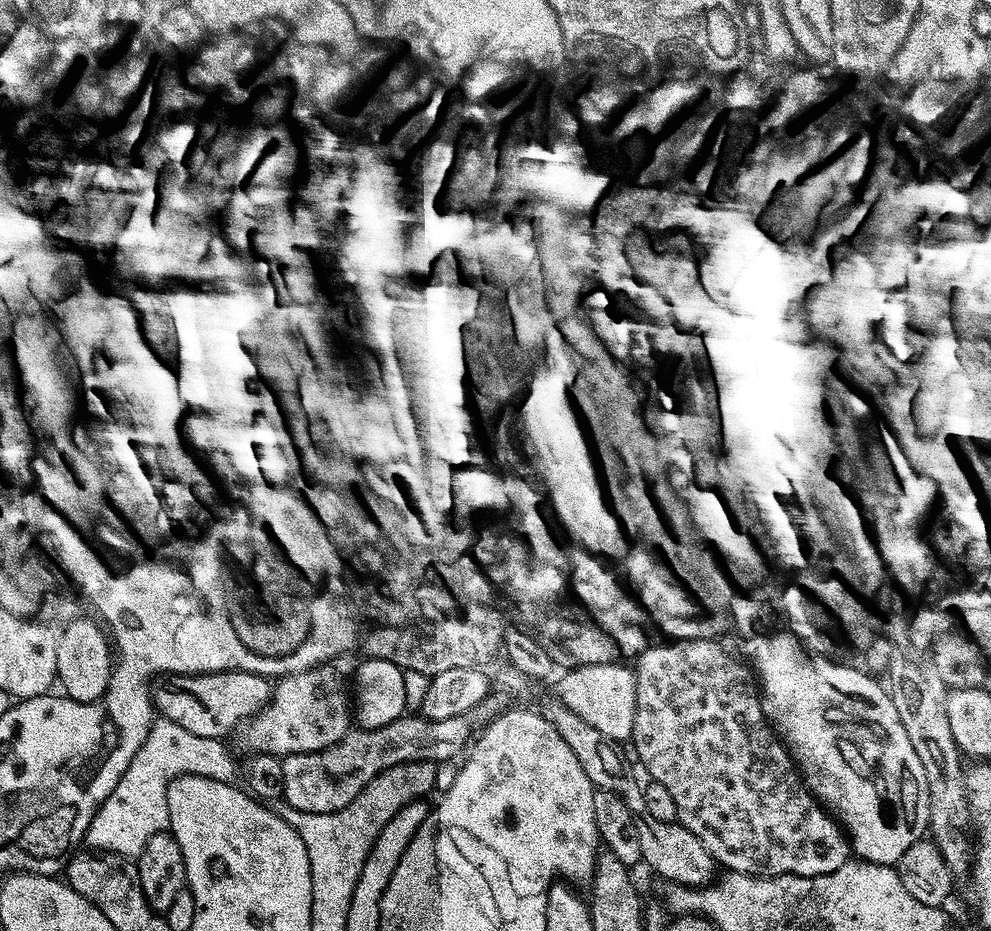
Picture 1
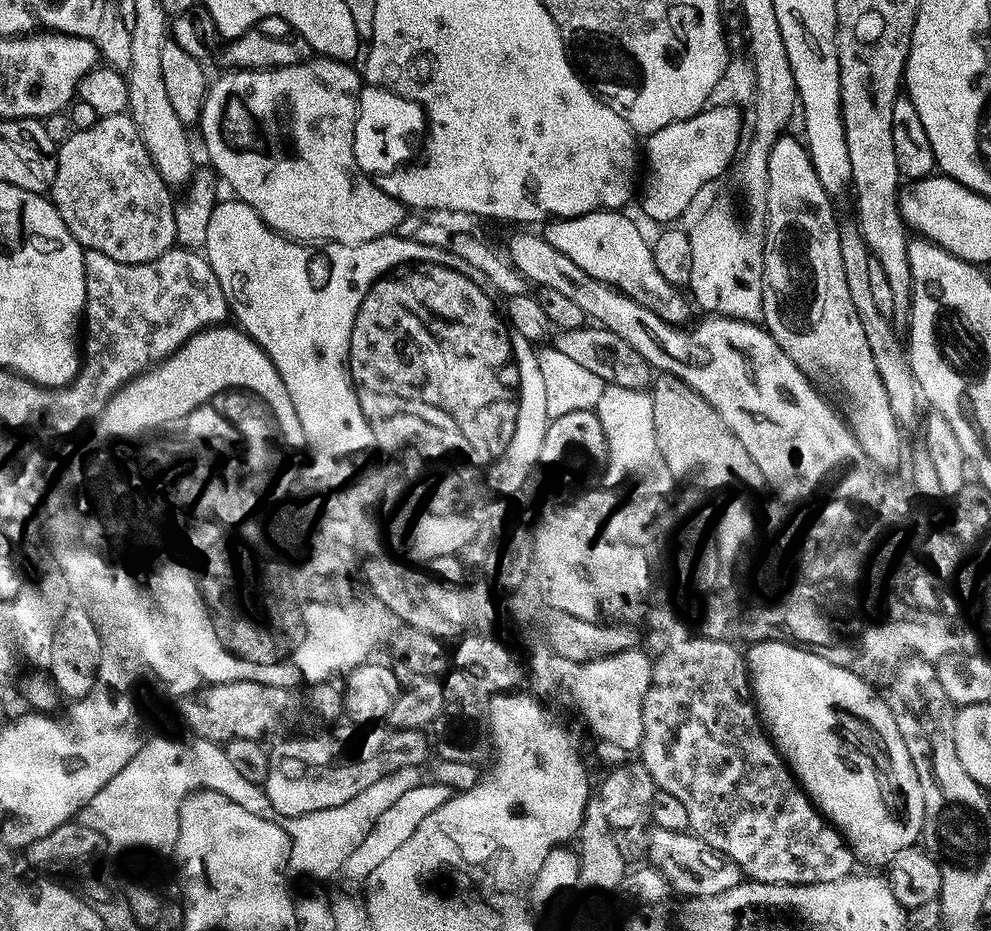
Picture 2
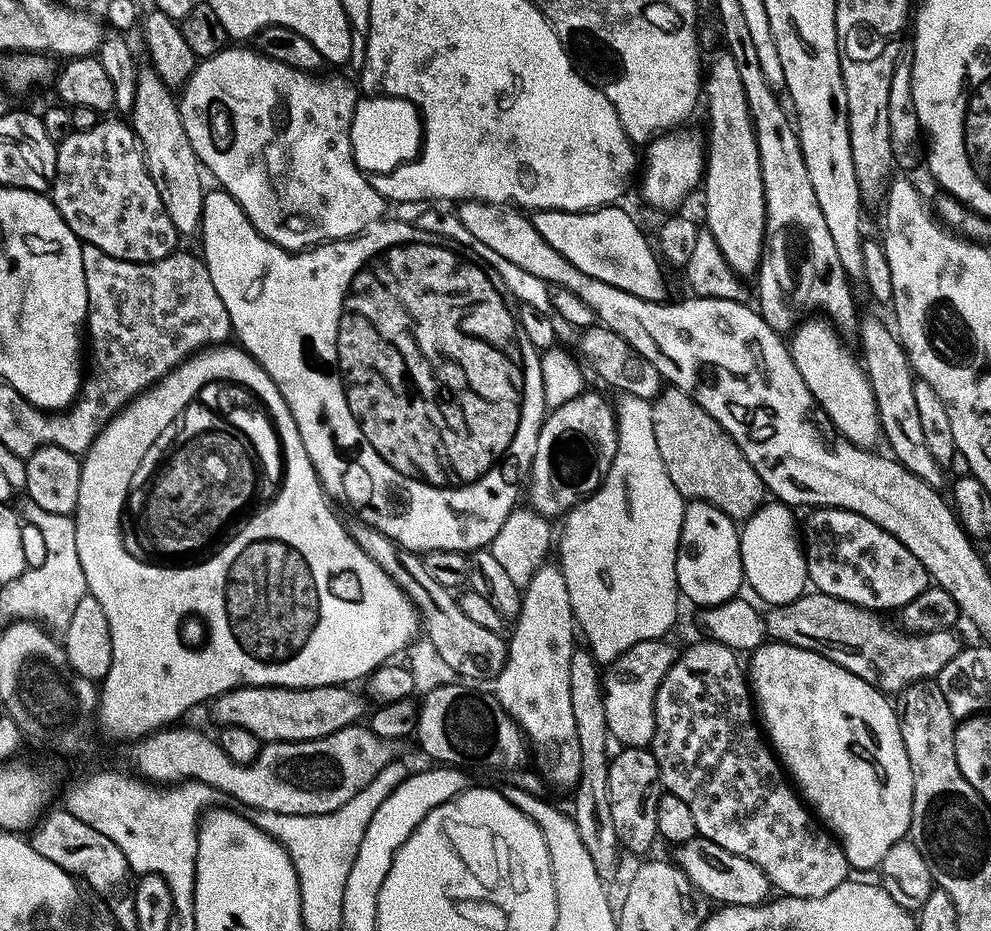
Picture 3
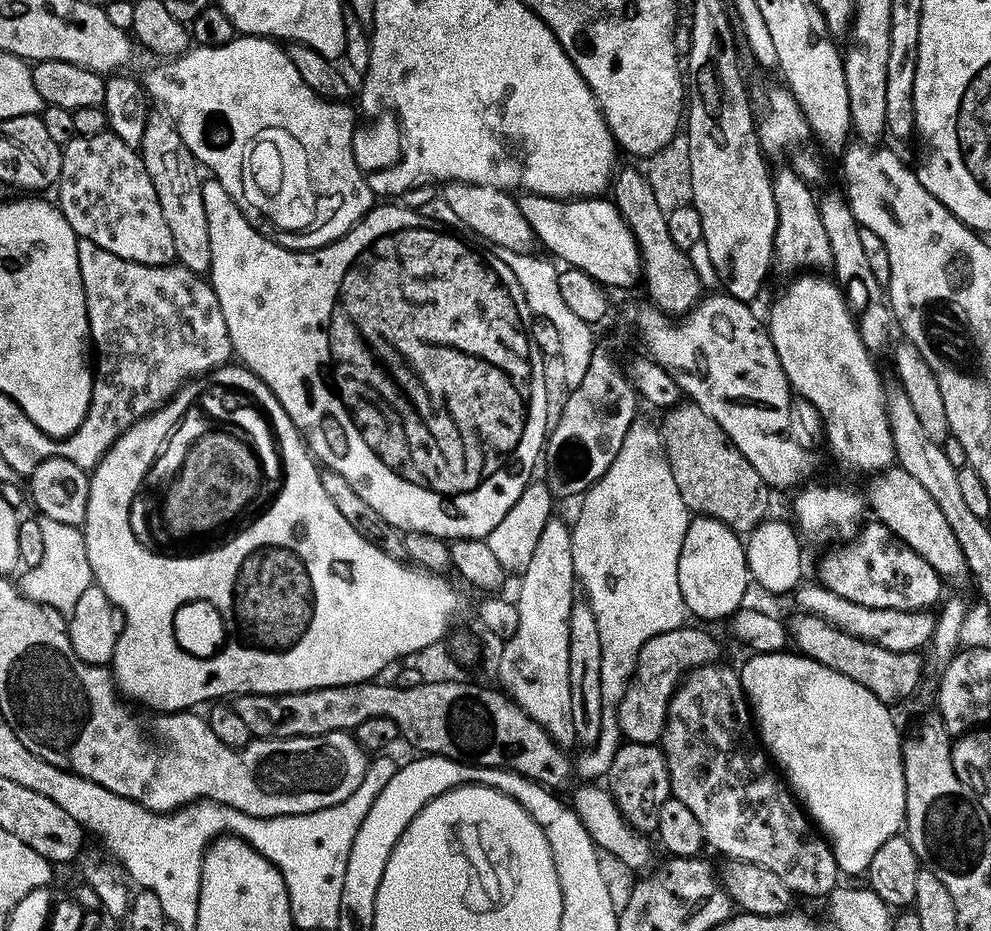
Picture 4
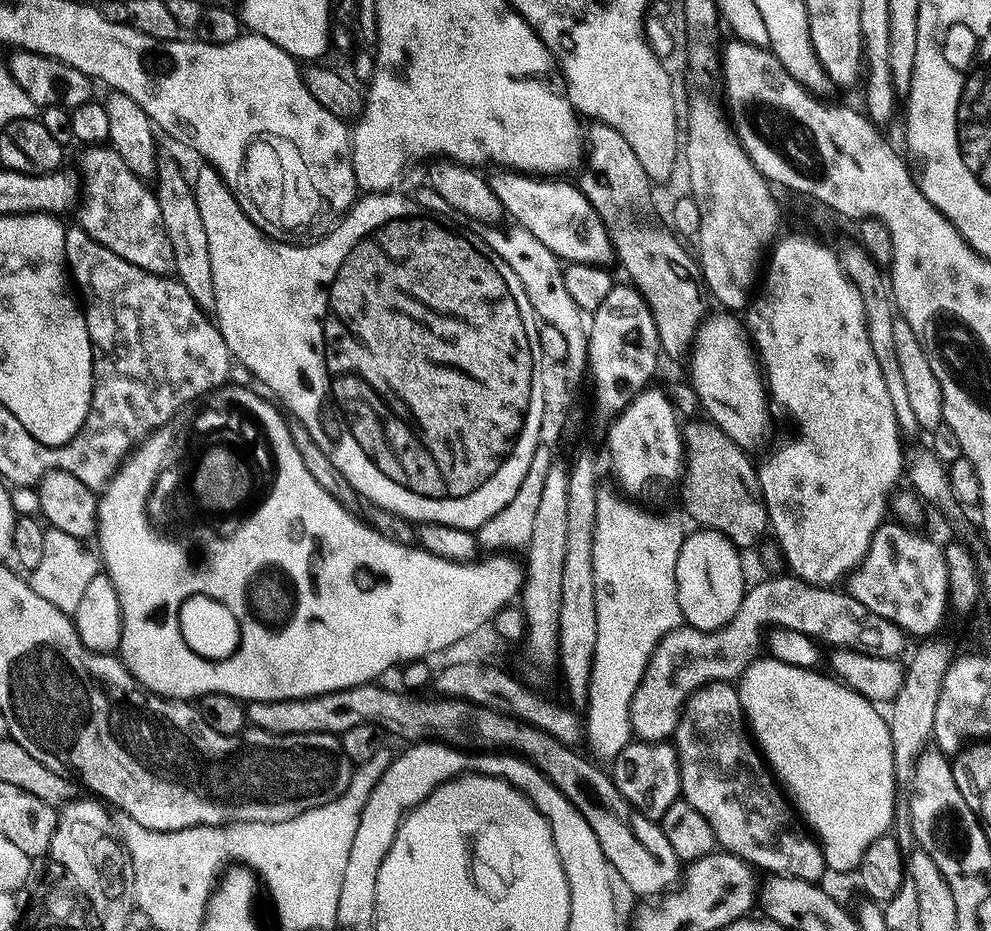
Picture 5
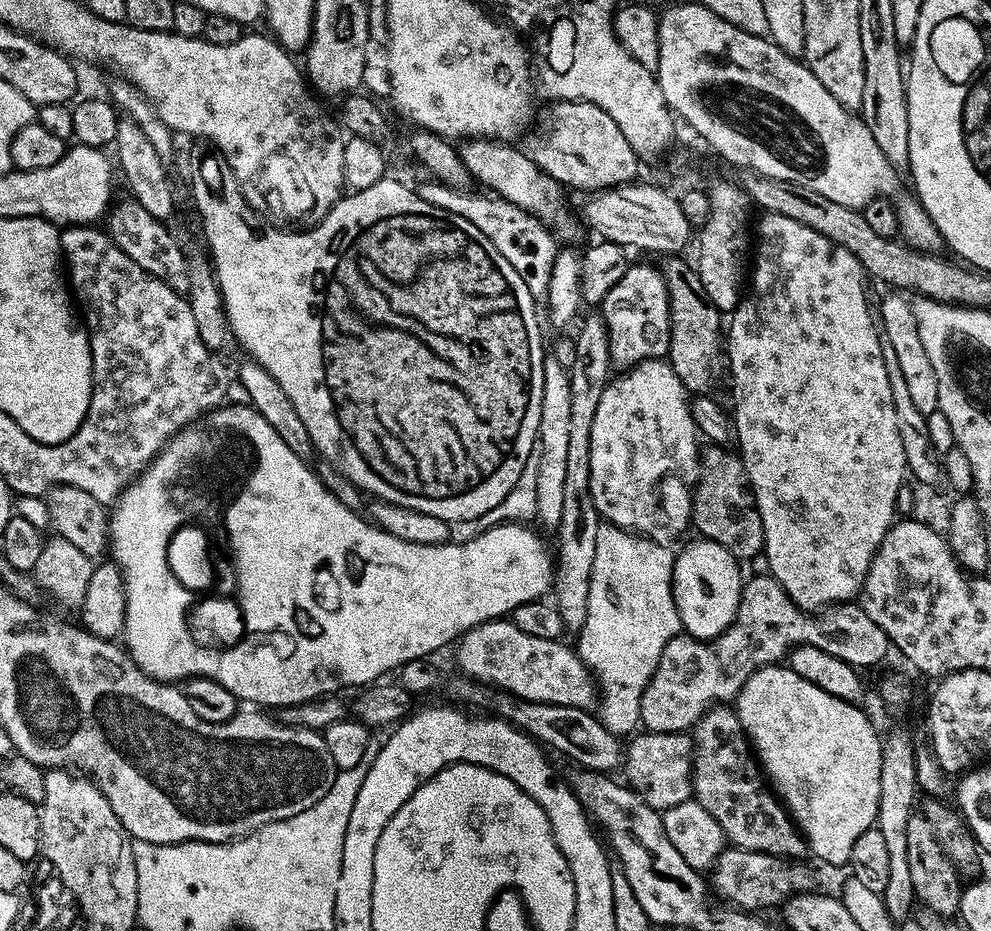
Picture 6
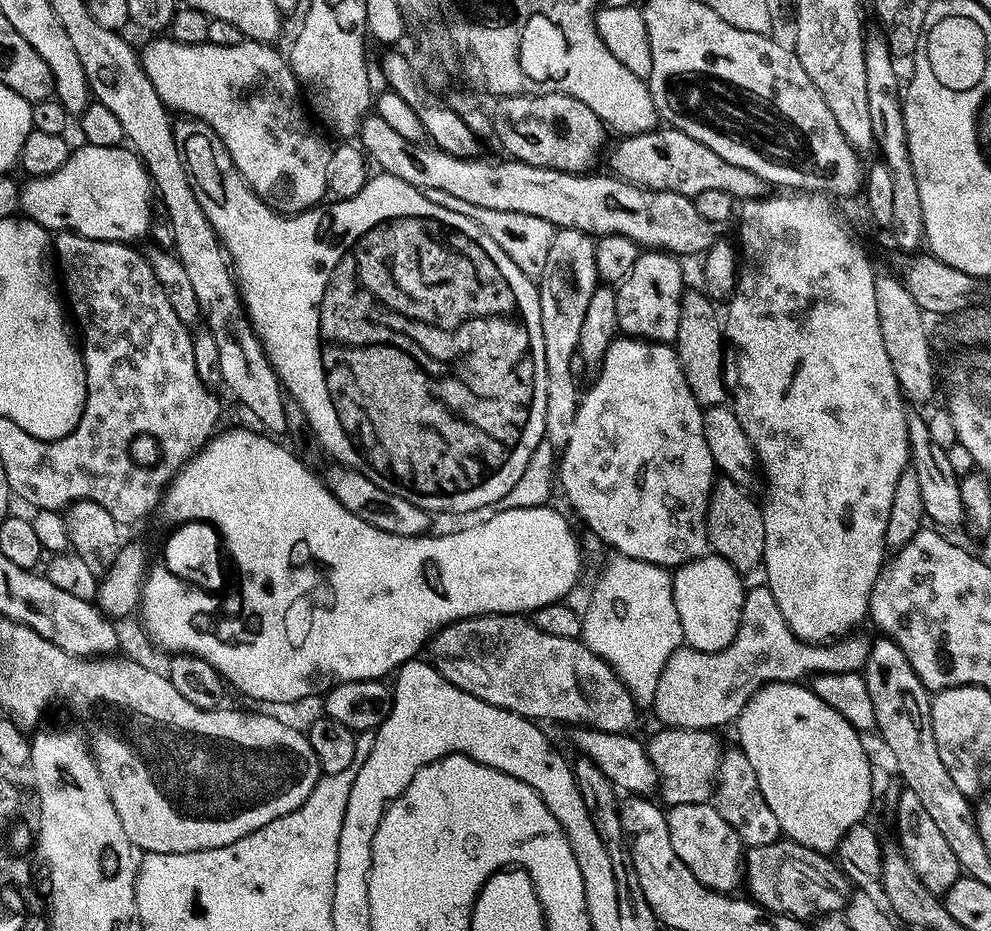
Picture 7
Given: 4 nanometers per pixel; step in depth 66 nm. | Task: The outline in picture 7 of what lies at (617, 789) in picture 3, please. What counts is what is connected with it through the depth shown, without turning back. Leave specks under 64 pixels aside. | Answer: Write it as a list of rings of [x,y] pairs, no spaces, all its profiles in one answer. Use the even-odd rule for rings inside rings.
[[[664,728],[652,741],[647,741],[649,760],[659,780],[658,792],[659,795],[664,795],[663,803],[668,808],[706,804],[713,799],[722,759],[722,747],[720,748],[720,740],[716,736],[719,735],[715,731]]]

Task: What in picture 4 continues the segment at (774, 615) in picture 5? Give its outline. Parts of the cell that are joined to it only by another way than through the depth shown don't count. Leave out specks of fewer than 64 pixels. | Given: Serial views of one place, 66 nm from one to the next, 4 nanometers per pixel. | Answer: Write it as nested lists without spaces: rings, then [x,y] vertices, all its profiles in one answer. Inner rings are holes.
[[[813,582],[812,585],[801,587],[795,593],[794,599],[801,604],[803,611],[810,615],[820,616],[827,620],[834,628],[864,640],[866,643],[874,643],[878,647],[896,652],[915,652],[927,649],[931,645],[936,633],[937,617],[931,611],[907,612],[906,610],[878,610],[858,606],[846,598],[838,598],[829,588]],[[685,626],[646,642],[644,649],[635,657],[636,672],[618,709],[623,739],[634,744],[659,745],[668,724],[670,702],[676,697],[685,676],[695,668],[715,664],[720,659],[719,642],[700,628]]]

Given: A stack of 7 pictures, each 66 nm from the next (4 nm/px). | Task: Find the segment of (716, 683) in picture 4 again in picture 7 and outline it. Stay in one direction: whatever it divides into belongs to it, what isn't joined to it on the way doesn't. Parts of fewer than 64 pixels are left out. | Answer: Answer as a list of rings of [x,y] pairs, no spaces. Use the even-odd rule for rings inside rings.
[[[739,747],[723,753],[720,762],[720,774],[714,785],[714,806],[730,826],[744,841],[748,848],[768,846],[775,840],[781,839],[782,833],[778,824],[778,818],[774,818],[774,810],[766,806],[766,798],[760,793],[758,786],[758,774],[754,774],[754,766],[750,766],[750,758],[741,752]]]

